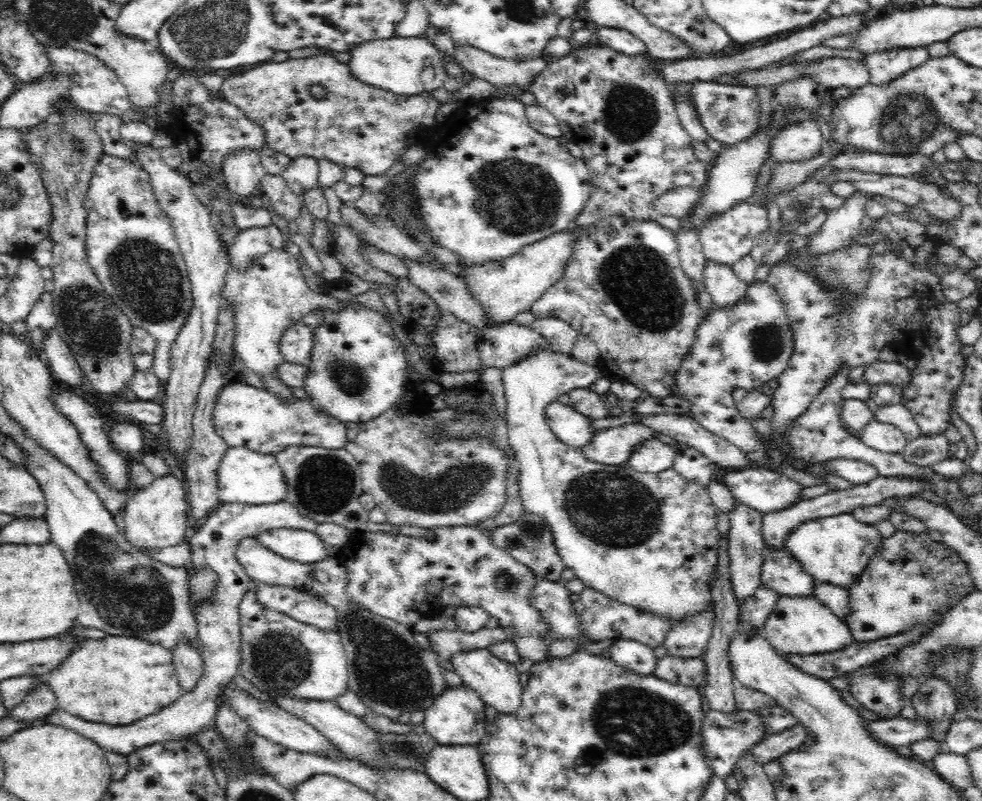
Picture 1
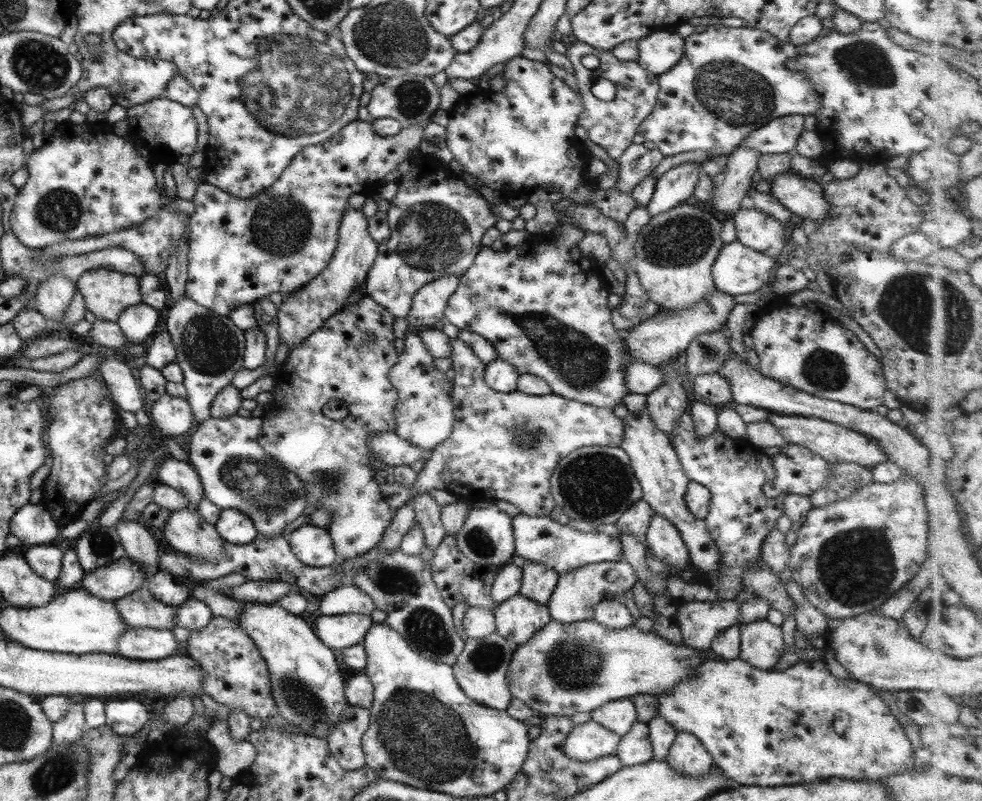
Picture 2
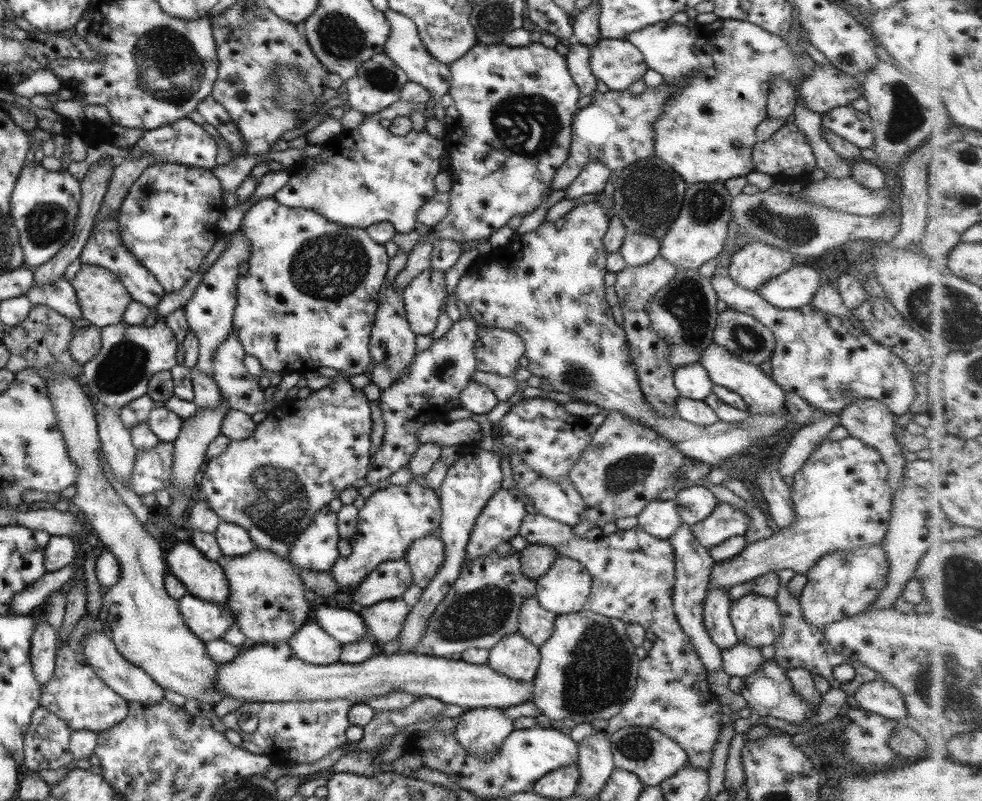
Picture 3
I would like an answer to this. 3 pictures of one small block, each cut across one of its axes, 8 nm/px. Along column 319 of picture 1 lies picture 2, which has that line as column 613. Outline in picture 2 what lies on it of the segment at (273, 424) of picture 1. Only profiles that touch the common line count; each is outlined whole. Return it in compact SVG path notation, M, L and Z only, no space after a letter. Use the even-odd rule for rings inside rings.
M455 337L450 342L454 380L450 391L454 421L447 438L431 450L425 465L419 470L409 488L399 483L387 482L378 485L381 497L391 510L405 505L411 495L426 492L429 489L445 490L455 496L458 502L468 504L477 501L505 500L513 504L519 512L532 517L549 516L555 507L550 494L550 482L553 469L558 460L569 452L582 446L618 447L623 437L623 418L613 415L611 408L599 408L566 399L551 392L545 395L528 395L521 391L498 393L489 388L483 379L485 365L473 354L470 346Z

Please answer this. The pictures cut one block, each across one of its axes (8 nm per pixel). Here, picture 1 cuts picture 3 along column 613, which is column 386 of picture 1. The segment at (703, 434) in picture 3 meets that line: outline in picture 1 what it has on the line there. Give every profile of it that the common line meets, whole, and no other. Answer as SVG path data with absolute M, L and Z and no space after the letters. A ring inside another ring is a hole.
M344 302L344 310L338 314L333 310L326 311L325 325L314 329L314 350L310 362L306 364L310 374L304 390L310 400L318 402L328 415L347 425L356 426L374 420L392 408L406 388L407 363L402 343L392 333L384 317L360 303Z

